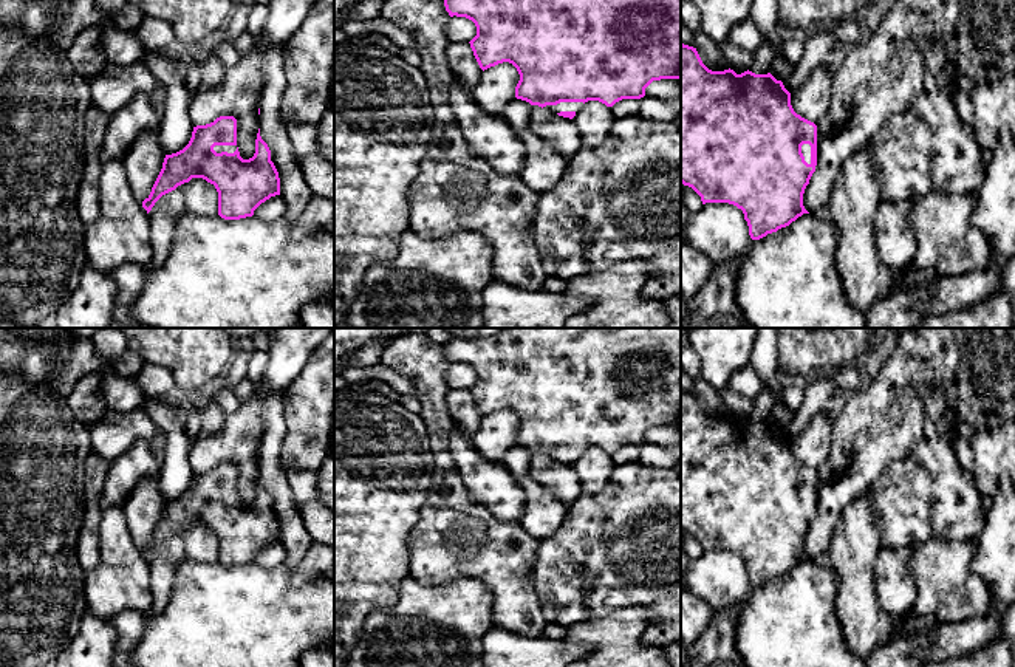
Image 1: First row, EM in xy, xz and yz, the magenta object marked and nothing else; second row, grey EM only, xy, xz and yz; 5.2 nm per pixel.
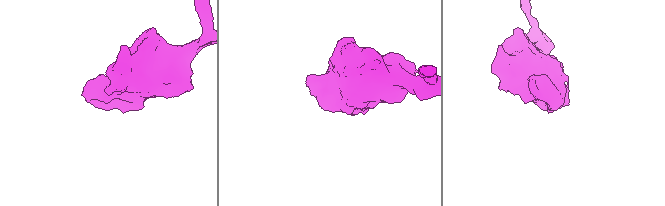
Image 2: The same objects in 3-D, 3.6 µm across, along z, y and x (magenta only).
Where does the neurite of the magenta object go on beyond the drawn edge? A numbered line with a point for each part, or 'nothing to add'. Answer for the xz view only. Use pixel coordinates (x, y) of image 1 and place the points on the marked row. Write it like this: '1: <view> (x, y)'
1: xz (563, 106)

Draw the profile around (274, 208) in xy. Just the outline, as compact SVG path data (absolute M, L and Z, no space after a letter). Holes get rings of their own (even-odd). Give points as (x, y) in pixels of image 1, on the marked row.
M282 195L271 197L265 203L261 203L255 210L254 215L258 220L263 221L274 221L285 215L286 212L286 203L282 198Z

